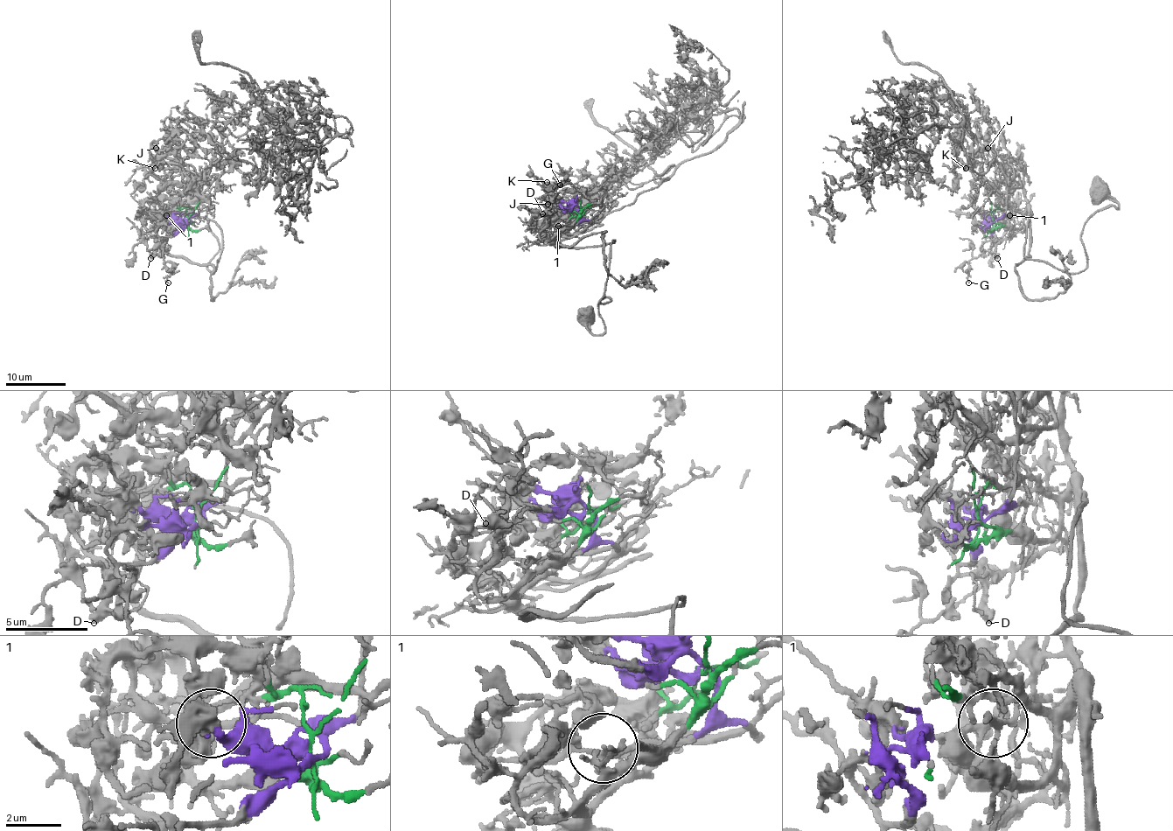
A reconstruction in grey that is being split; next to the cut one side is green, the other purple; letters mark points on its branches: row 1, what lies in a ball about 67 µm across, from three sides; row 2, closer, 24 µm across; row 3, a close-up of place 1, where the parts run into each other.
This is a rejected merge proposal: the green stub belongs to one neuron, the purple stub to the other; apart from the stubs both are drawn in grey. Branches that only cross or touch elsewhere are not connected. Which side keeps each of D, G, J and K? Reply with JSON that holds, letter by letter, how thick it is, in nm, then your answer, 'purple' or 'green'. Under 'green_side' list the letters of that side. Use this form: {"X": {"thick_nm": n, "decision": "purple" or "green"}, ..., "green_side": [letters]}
{"D": {"thick_nm": 500, "decision": "purple"}, "G": {"thick_nm": 90, "decision": "purple"}, "J": {"thick_nm": 190, "decision": "purple"}, "K": {"thick_nm": 150, "decision": "purple"}, "green_side": []}

